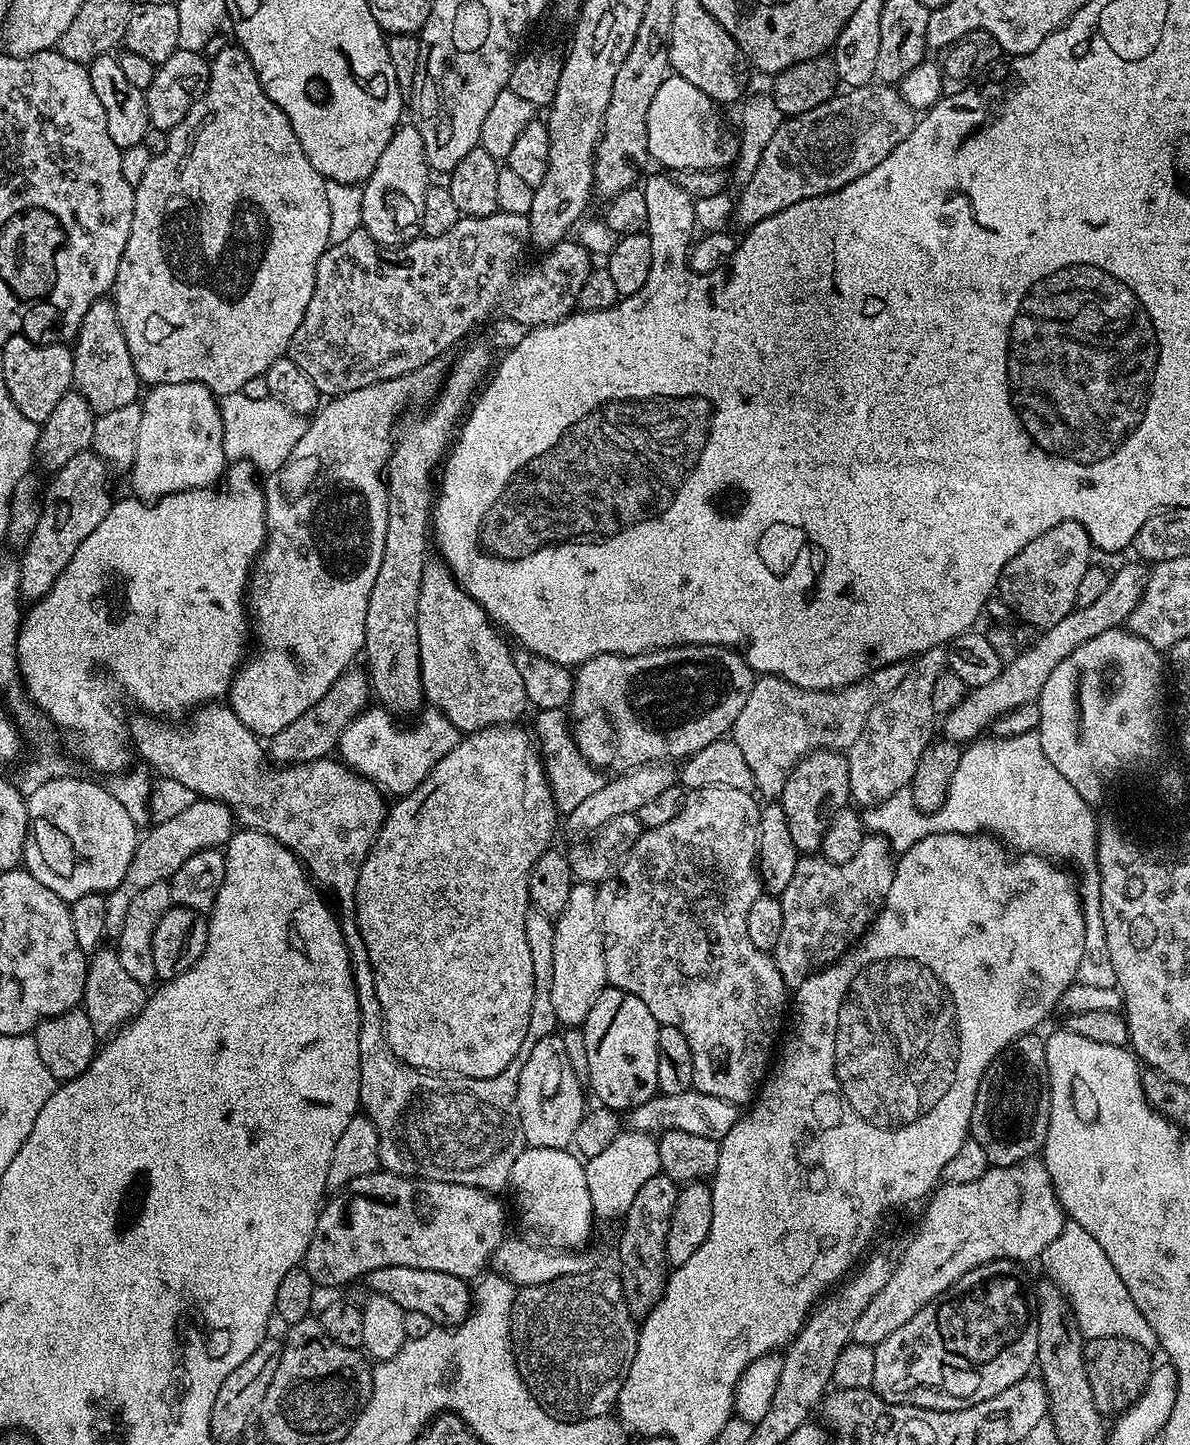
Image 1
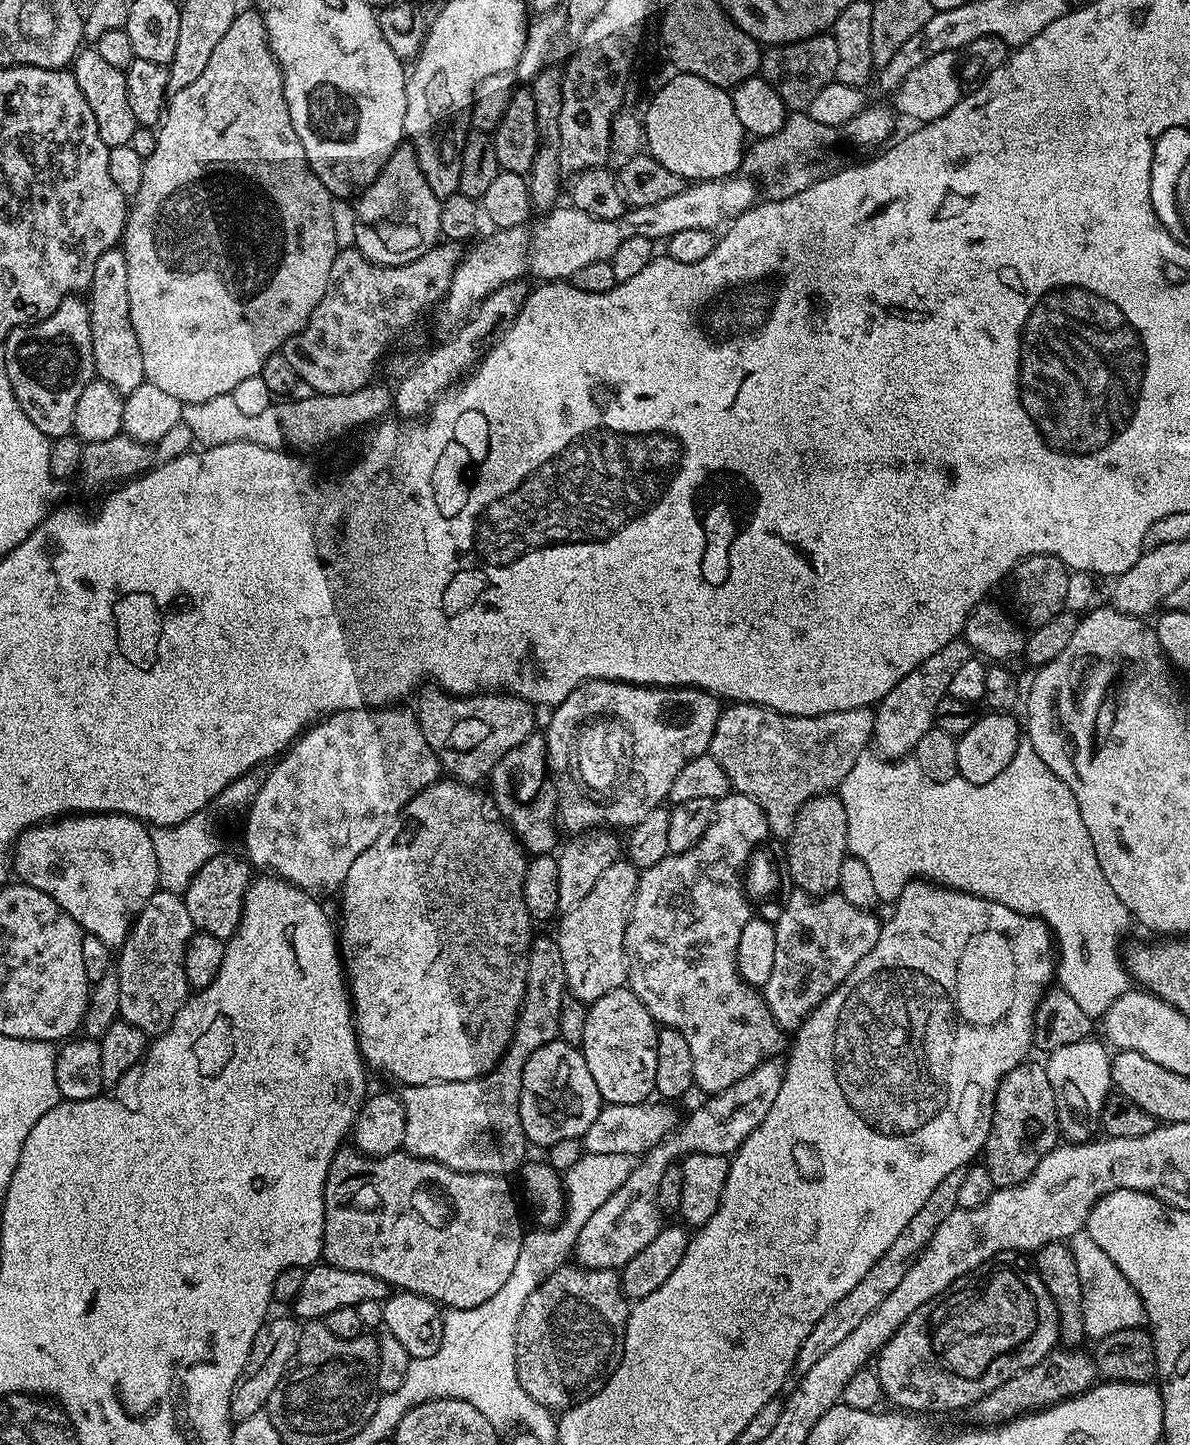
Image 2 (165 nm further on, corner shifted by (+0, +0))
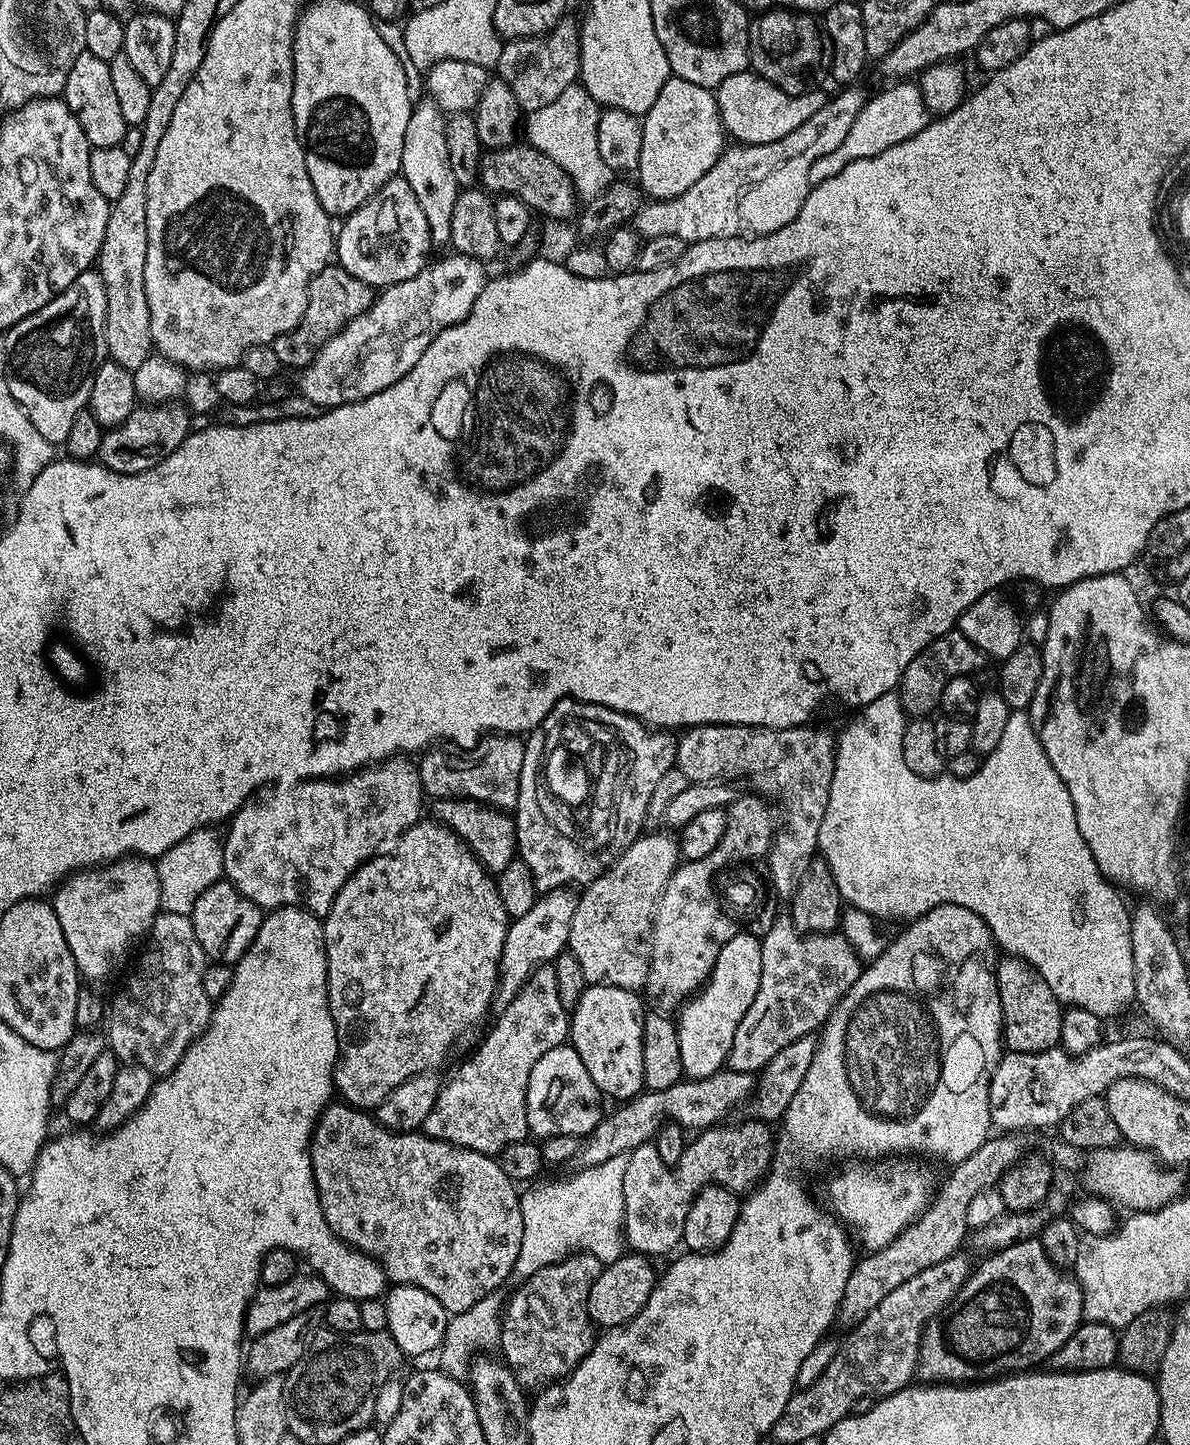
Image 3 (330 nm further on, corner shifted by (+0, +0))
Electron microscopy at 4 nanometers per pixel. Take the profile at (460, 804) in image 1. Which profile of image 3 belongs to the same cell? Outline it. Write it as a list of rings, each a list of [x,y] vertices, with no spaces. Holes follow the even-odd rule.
[[[432,818],[421,819],[420,823],[416,824],[410,830],[406,830],[404,835],[396,841],[391,850],[385,851],[379,856],[374,856],[367,860],[360,869],[358,869],[352,877],[348,879],[342,886],[342,890],[338,890],[338,894],[334,898],[334,902],[330,906],[327,916],[323,917],[322,923],[324,925],[324,949],[326,950],[326,962],[328,963],[328,1005],[330,1006],[330,1014],[334,1018],[334,1026],[336,1033],[340,1039],[340,1058],[336,1061],[334,1069],[334,1088],[338,1093],[339,1099],[345,1104],[352,1105],[353,1108],[361,1110],[375,1110],[381,1103],[391,1094],[391,1092],[402,1083],[406,1083],[410,1078],[415,1076],[422,1076],[431,1073],[432,1068],[436,1068],[448,1056],[448,1051],[452,1048],[452,1043],[467,1030],[471,1024],[476,1024],[488,1012],[488,1007],[494,1004],[496,1000],[496,982],[500,979],[500,959],[502,958],[502,946],[506,942],[506,934],[508,933],[508,925],[510,918],[506,914],[506,906],[502,906],[502,898],[496,889],[496,880],[491,872],[488,871],[481,864],[475,853],[471,851],[459,837],[455,835],[442,823],[437,823]]]

